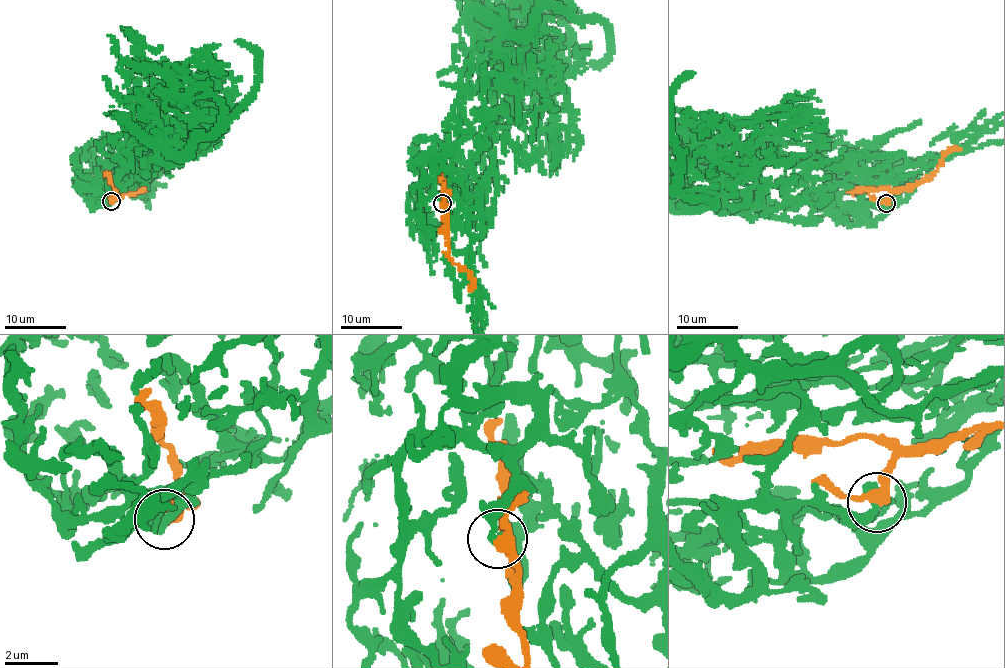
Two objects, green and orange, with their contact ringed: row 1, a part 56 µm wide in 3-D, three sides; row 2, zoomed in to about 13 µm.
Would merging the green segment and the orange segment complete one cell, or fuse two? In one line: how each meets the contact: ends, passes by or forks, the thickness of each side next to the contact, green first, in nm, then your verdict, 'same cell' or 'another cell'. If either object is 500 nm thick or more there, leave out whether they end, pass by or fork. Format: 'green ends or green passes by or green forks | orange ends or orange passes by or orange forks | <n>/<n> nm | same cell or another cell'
green ends | orange passes by | 460/280 nm | another cell

